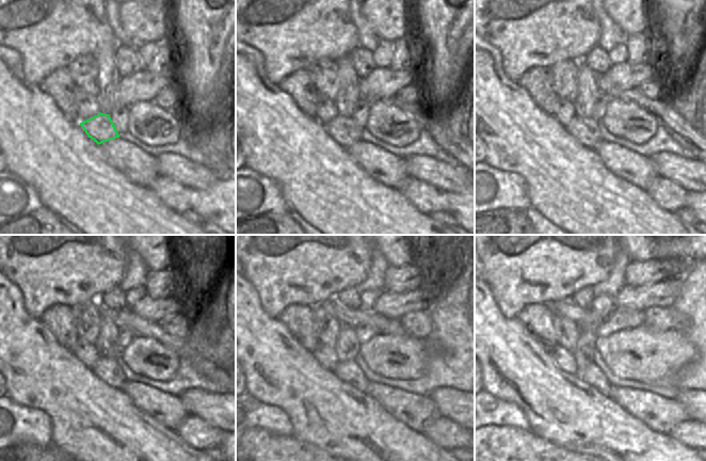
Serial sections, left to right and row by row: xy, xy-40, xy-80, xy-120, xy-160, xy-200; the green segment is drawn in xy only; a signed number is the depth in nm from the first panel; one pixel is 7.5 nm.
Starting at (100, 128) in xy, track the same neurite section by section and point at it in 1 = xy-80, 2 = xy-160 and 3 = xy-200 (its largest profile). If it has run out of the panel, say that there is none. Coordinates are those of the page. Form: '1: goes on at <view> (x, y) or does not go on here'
1: goes on at xy-80 (586, 130)
2: goes on at xy-160 (349, 371)
3: goes on at xy-200 (591, 375)

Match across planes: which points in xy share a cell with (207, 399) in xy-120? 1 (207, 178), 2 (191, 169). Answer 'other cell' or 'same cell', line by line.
1: same cell
2: same cell

